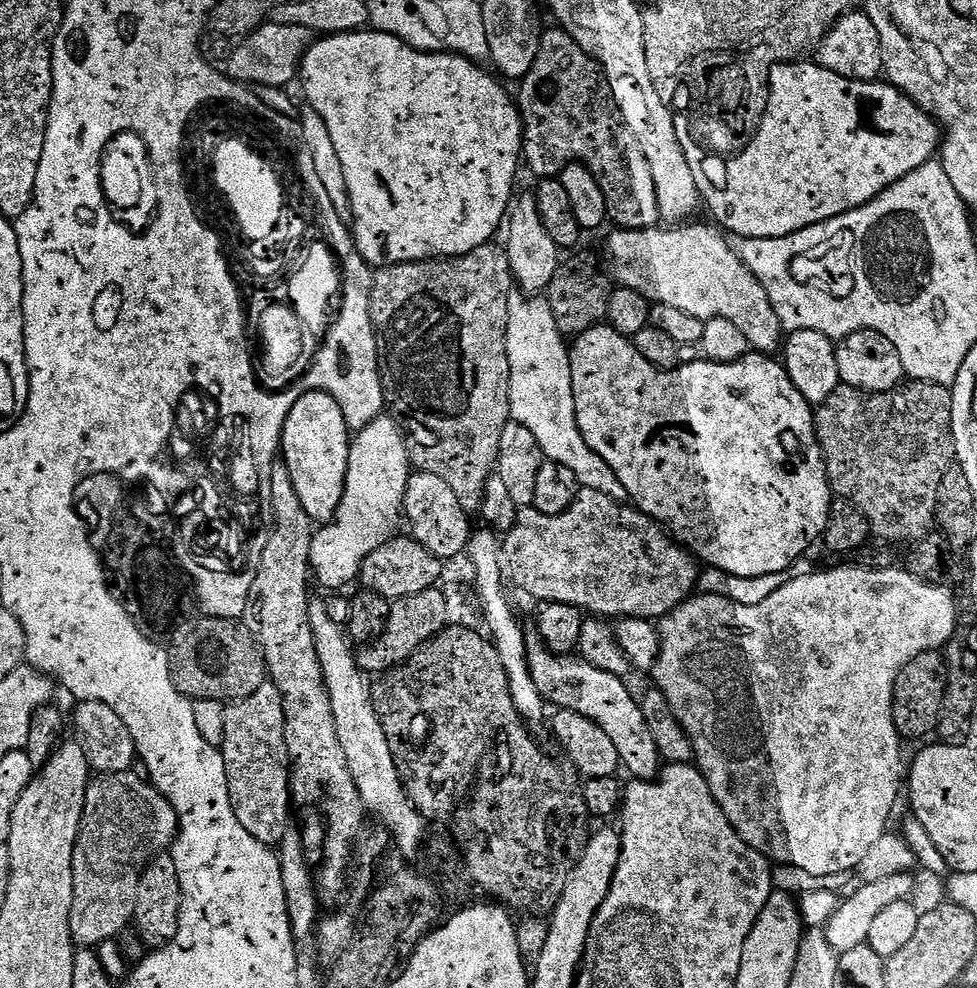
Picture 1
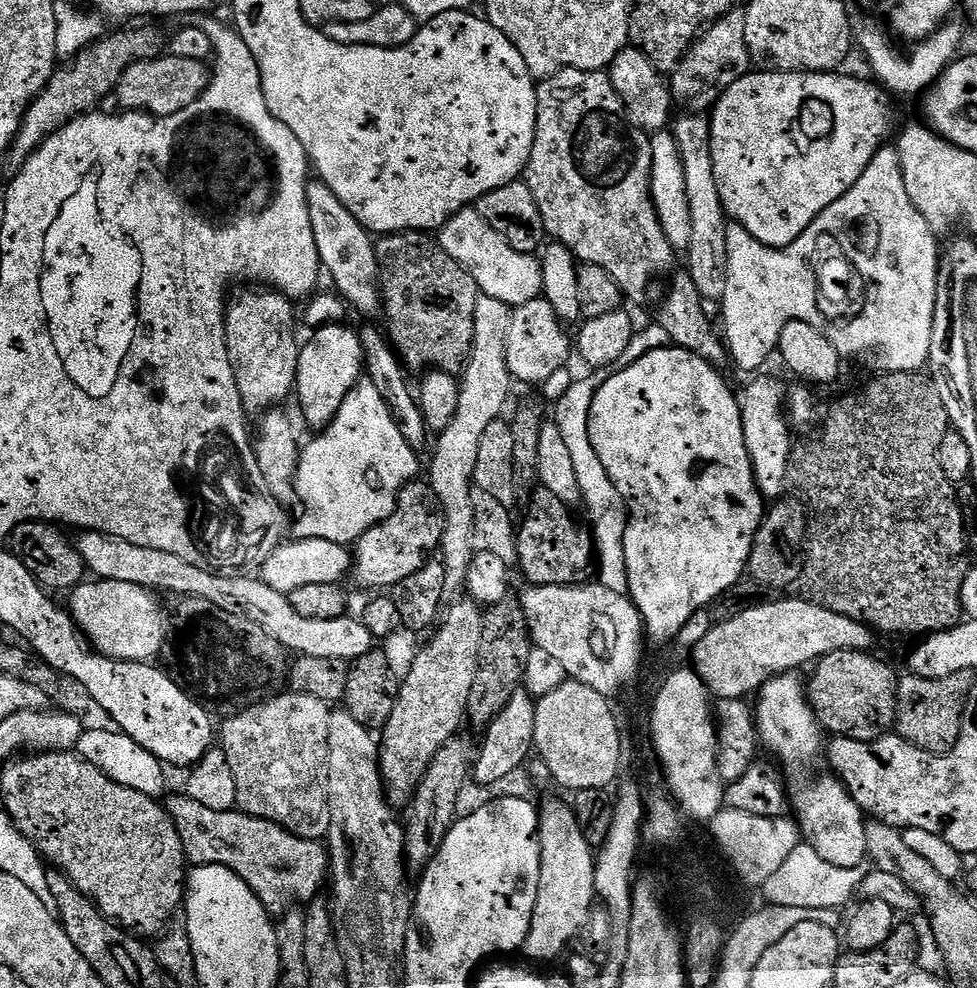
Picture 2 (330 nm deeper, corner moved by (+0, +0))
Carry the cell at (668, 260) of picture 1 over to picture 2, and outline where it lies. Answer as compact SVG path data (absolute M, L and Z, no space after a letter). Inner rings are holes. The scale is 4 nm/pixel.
M475 207L464 208L456 216L450 217L443 228L439 229L438 243L443 252L450 254L454 262L461 264L472 275L485 297L498 299L509 306L519 306L537 299L543 293L544 275L540 273L540 260L535 255L514 250L514 246L510 246L506 238L502 238L502 234L498 234L498 230L494 230L494 226L487 223L486 218L482 218Z

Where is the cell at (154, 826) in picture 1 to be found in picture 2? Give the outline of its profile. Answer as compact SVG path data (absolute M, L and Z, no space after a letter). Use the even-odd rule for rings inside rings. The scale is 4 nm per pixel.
M179 794L173 798L172 801L167 801L166 811L169 816L172 817L173 823L176 824L176 829L180 835L180 841L184 847L187 859L191 861L193 865L199 866L202 864L224 864L230 870L234 870L234 874L238 874L242 878L242 882L246 882L246 886L250 886L250 890L254 890L254 894L258 894L258 898L262 902L262 906L268 911L269 916L273 918L280 918L291 909L293 906L299 905L299 900L304 900L303 902L311 902L317 899L320 887L325 887L326 877L330 872L330 857L326 851L325 845L323 843L314 840L304 840L301 836L294 836L288 829L283 828L281 824L275 824L269 820L259 820L256 816L245 816L243 812L239 810L231 810L227 812L219 812L218 810L210 810L207 806L202 806L199 802L191 799L188 795Z

